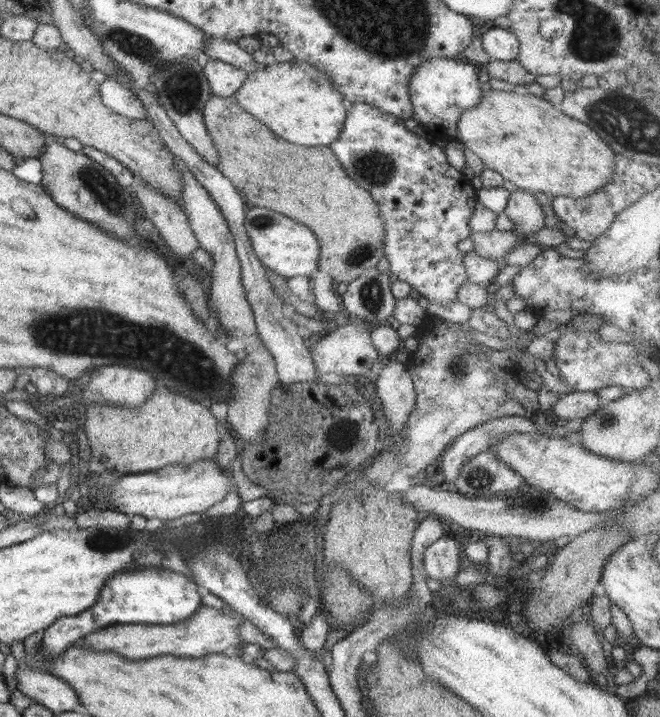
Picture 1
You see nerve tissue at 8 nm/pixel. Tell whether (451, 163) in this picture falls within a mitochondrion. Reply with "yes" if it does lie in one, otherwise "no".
no

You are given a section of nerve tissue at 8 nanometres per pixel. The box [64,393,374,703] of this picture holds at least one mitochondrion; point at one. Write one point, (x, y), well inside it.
(100, 540)

